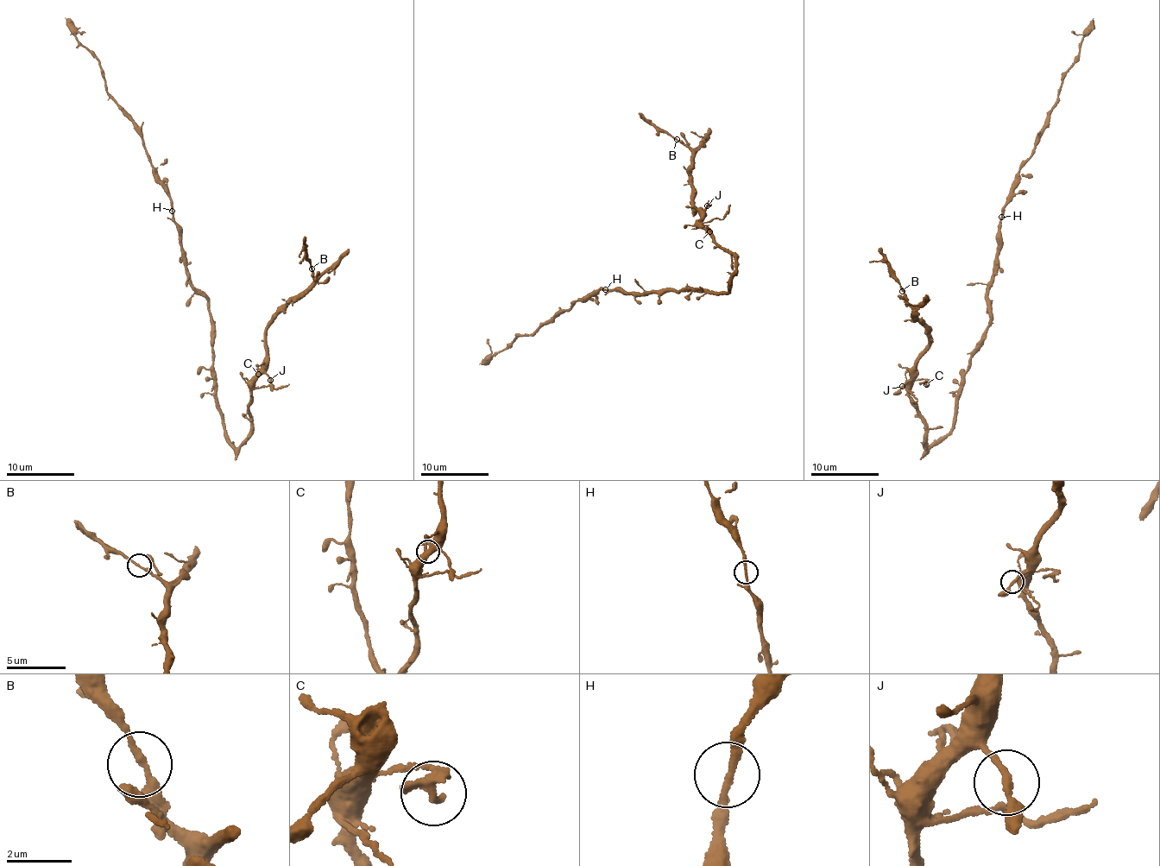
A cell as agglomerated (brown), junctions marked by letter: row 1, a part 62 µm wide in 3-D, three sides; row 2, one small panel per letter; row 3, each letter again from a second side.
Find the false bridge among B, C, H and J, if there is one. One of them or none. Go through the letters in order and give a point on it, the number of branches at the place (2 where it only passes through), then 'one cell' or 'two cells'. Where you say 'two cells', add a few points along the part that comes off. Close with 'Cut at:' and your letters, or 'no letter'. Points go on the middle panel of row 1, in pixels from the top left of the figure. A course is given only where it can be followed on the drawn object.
B: place (677, 139); branches 2; one cell
C: place (709, 231); branches 2; one cell
H: place (605, 289); branches 2; one cell
J: place (707, 205); branches 2; one cell
Cut at: no letter

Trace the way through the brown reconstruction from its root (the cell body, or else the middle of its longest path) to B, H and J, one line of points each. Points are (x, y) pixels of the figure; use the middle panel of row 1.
B: (696, 290), (724, 294), (735, 258), (691, 210), (694, 157), (677, 139)
H: (696, 290), (688, 285), (677, 291), (664, 287), (639, 293), (619, 287), (606, 288)
J: (696, 290), (724, 294), (736, 270), (734, 256), (714, 242), (699, 224), (707, 205)

